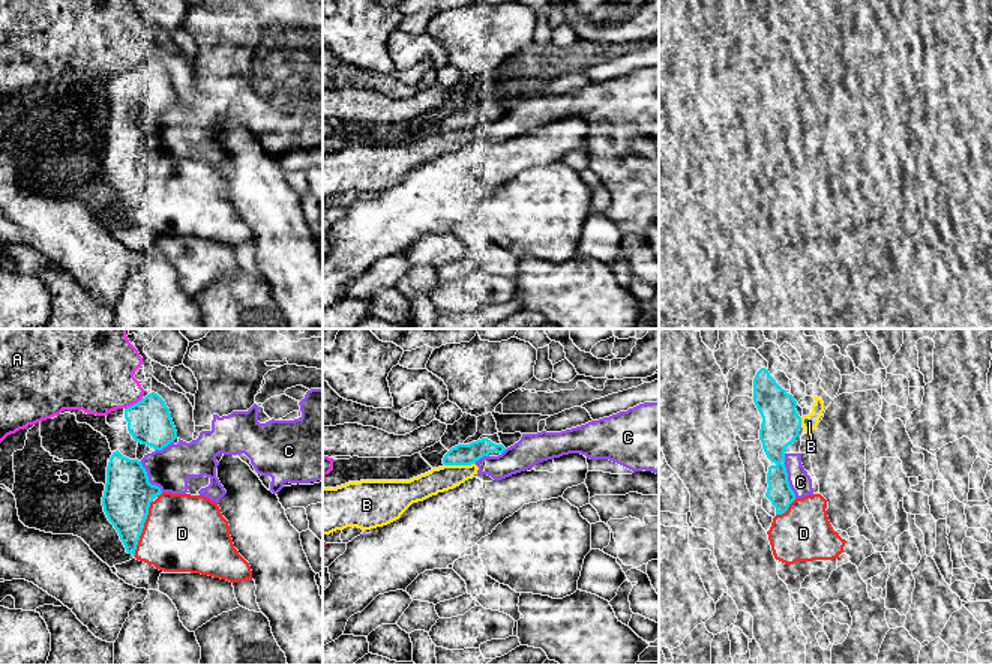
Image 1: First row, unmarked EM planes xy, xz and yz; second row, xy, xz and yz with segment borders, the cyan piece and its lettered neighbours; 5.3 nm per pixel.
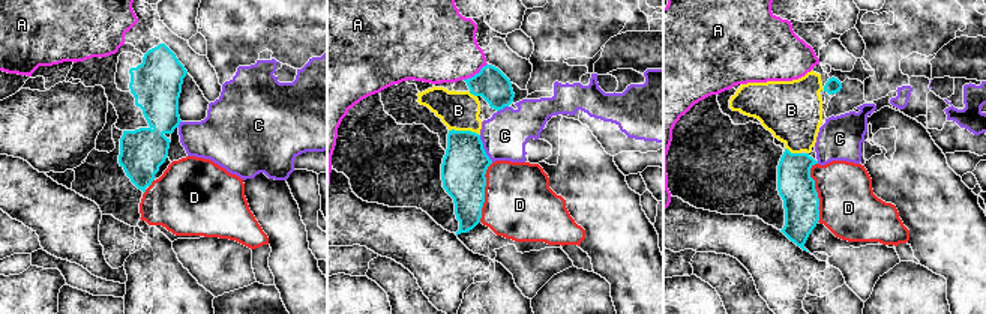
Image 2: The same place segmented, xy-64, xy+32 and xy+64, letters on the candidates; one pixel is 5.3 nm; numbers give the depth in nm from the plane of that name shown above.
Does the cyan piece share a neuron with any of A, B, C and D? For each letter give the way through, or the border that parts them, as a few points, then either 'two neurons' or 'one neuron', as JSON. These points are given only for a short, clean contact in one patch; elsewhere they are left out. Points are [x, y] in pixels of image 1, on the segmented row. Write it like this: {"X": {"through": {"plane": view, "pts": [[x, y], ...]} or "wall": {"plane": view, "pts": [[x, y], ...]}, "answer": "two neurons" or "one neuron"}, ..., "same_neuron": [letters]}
{"A": {"answer": "two neurons"}, "B": {"wall": {"plane": "xz", "pts": [[474, 463], [444, 466]]}, "answer": "two neurons"}, "C": {"answer": "two neurons"}, "D": {"answer": "two neurons"}, "same_neuron": []}

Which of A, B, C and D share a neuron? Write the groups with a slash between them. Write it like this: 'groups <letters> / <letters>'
groups A / B C / D

